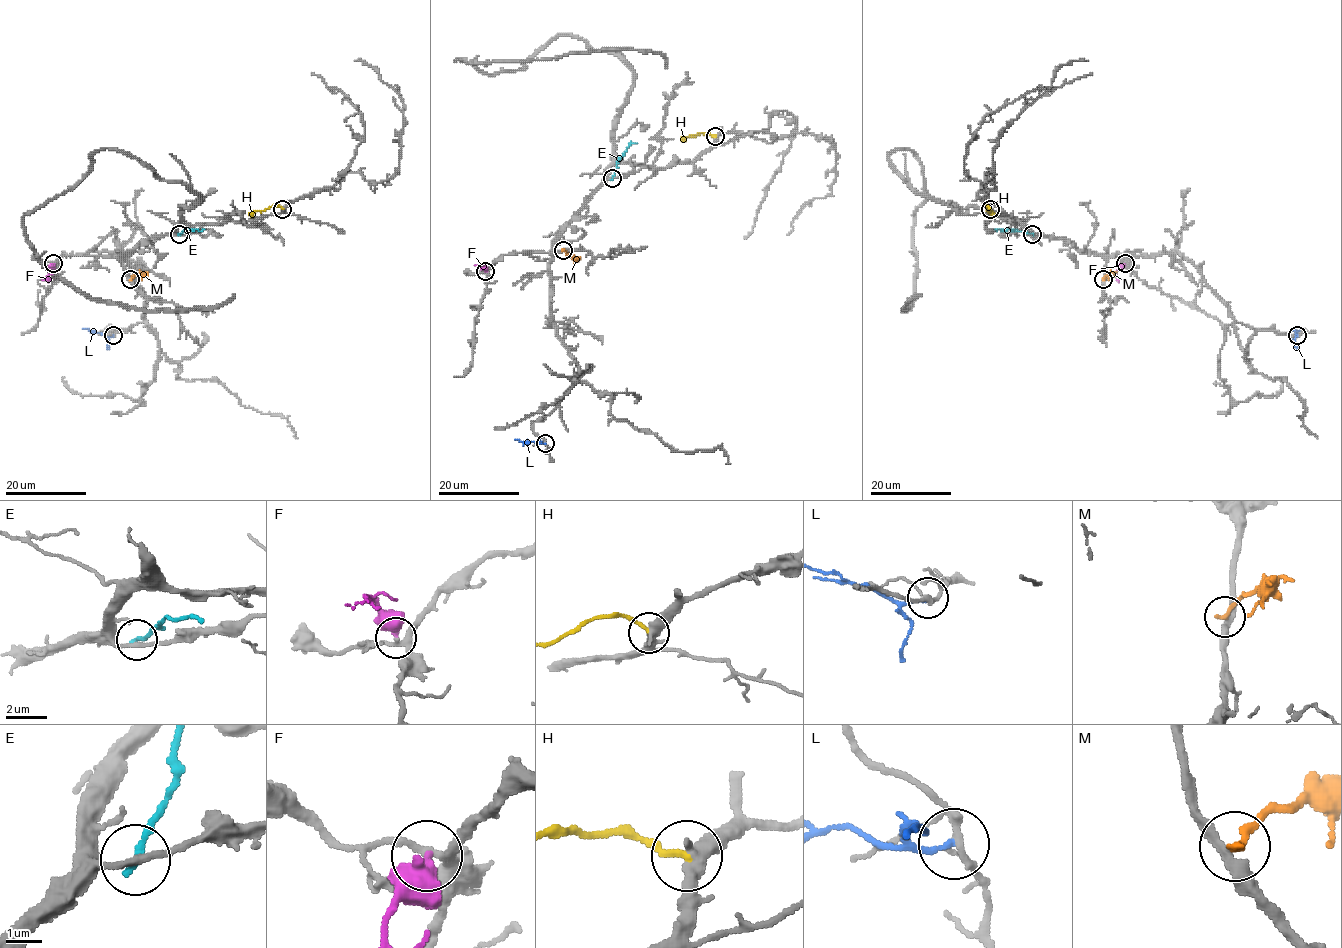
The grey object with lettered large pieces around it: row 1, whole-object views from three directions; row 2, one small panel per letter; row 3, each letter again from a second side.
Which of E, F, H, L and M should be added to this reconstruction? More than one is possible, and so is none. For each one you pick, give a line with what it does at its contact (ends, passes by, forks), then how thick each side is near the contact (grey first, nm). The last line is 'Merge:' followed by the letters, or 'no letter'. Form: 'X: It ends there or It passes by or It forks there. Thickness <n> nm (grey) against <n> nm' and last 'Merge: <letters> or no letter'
Merge: no letter

